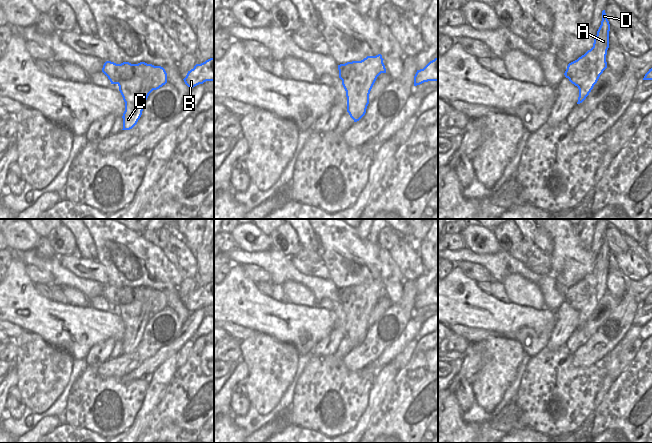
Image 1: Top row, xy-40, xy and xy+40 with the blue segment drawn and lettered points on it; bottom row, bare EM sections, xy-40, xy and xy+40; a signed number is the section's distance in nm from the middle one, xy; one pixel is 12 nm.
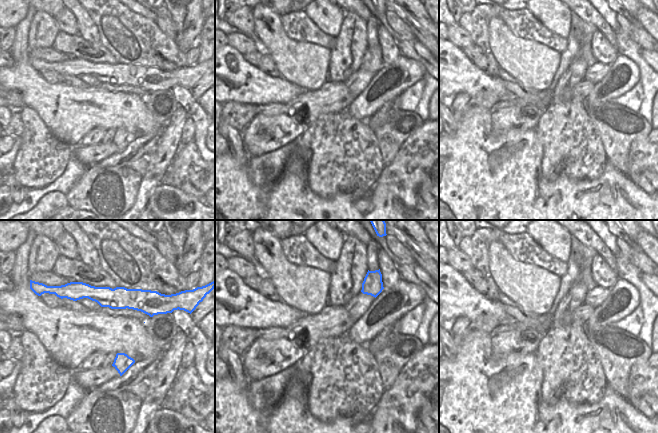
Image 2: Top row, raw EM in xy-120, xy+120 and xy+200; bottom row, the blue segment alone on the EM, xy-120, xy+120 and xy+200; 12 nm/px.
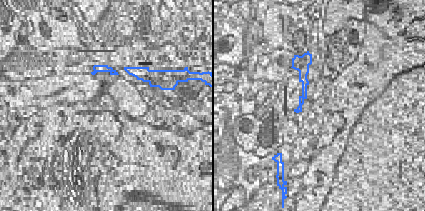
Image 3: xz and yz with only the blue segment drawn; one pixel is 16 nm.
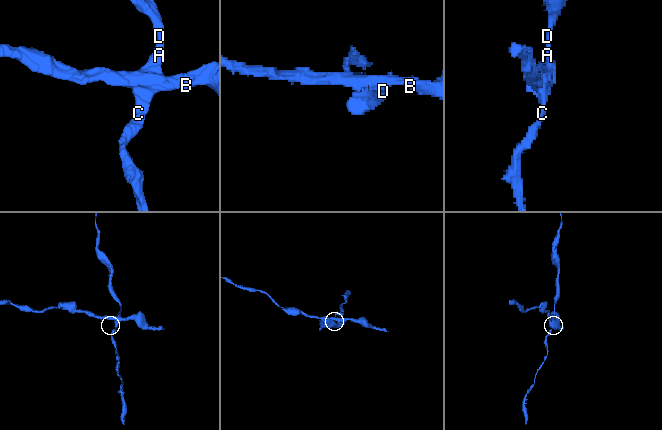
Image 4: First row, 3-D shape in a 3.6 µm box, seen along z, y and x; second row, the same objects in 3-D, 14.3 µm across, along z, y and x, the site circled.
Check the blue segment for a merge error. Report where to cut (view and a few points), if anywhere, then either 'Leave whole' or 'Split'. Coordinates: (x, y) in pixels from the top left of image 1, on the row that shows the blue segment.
Split along xy+40 (584, 54), (582, 73), (569, 80). Split.

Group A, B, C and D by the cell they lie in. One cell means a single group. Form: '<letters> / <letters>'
A C D / B

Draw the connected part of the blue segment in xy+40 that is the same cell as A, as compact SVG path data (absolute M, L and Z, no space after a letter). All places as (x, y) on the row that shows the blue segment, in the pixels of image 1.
M603 10L601 25L594 39L593 47L584 54L586 66L581 70L582 73L591 72L592 74L589 76L582 74L577 77L576 81L569 80L579 89L577 104L582 103L586 99L594 85L597 83L600 75L607 68L606 55L609 48L609 31L610 24L605 10Z

